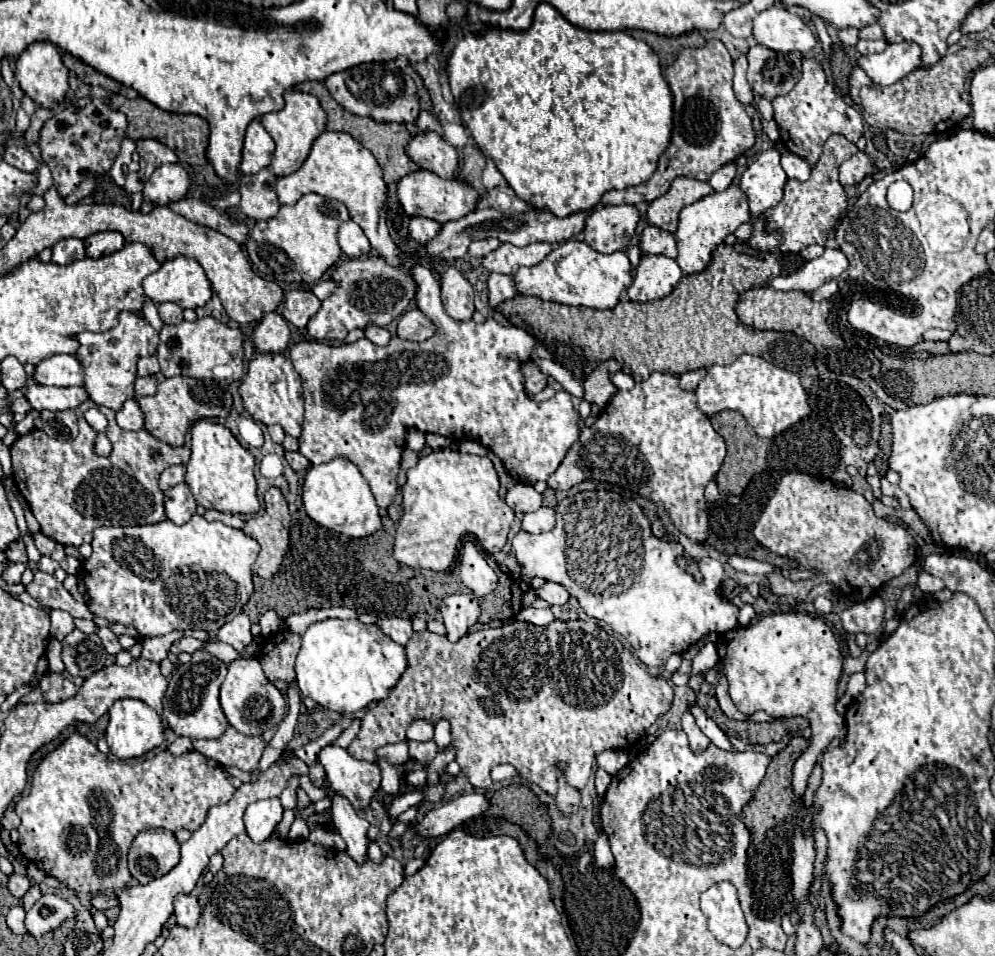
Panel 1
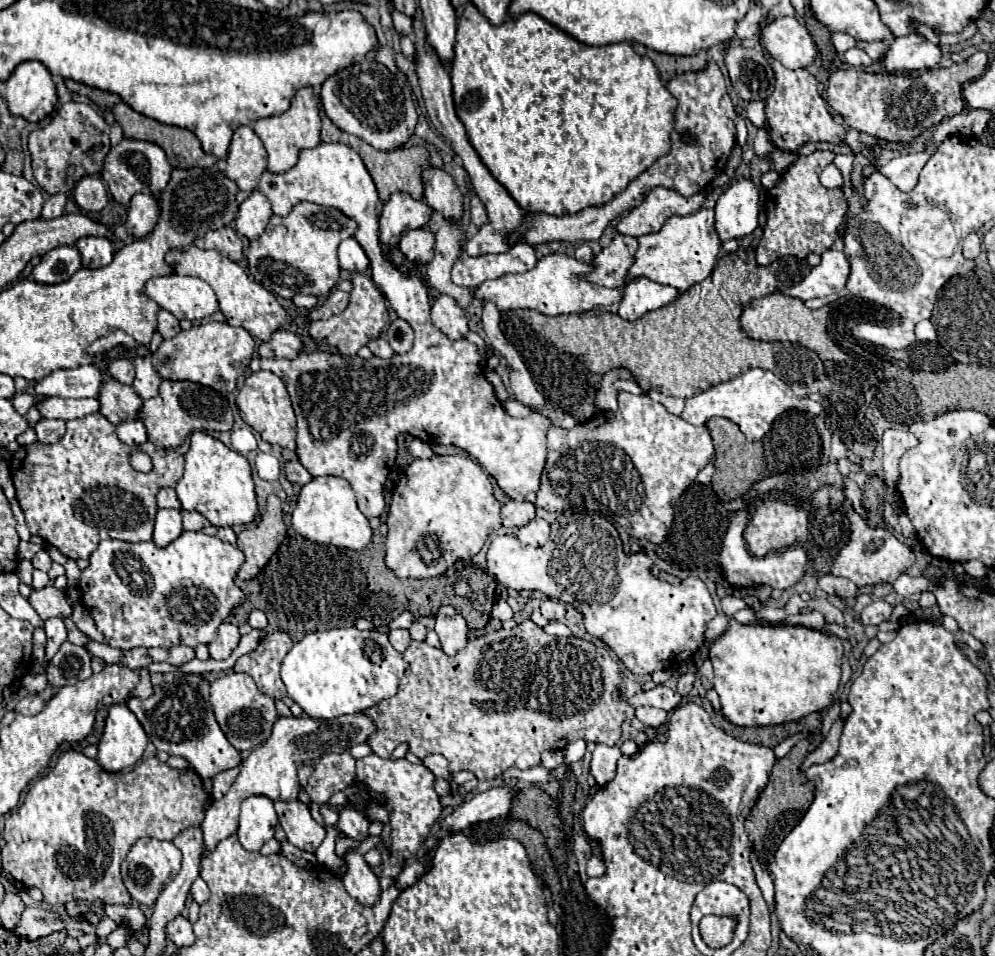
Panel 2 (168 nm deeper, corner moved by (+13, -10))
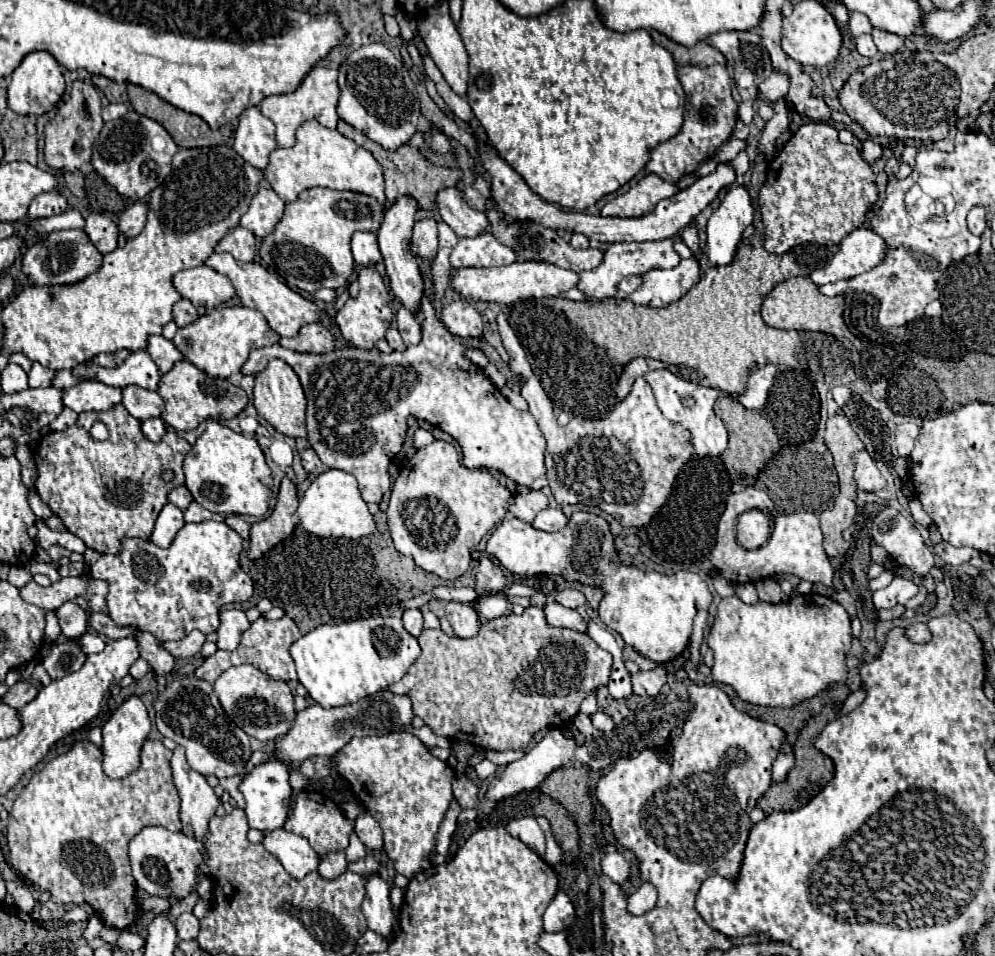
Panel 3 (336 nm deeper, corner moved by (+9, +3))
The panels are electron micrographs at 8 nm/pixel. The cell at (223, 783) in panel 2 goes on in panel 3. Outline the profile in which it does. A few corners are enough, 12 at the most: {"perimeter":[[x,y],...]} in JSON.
{"perimeter":[[240,777],[220,781],[220,787],[244,809],[244,797],[238,791]]}

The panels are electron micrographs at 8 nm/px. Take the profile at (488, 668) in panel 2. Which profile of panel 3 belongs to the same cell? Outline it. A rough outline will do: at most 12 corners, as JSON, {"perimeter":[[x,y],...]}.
{"perimeter":[[534,605],[424,629],[390,691],[434,733],[526,749],[612,655]]}

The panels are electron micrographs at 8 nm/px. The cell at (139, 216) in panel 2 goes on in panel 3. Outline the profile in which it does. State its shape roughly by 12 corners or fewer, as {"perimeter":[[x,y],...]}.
{"perimeter":[[130,205],[118,221],[126,239],[142,233],[148,207]]}

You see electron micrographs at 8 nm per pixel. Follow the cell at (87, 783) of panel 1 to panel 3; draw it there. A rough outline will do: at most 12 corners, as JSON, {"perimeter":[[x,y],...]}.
{"perimeter":[[78,741],[14,801],[10,865],[106,927],[142,913],[128,843],[180,831],[170,749],[124,779]]}

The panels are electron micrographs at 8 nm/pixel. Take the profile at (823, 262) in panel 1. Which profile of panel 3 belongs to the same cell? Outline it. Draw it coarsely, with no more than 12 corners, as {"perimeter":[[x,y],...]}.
{"perimeter":[[860,227],[810,279],[852,279],[882,263],[886,241]]}

